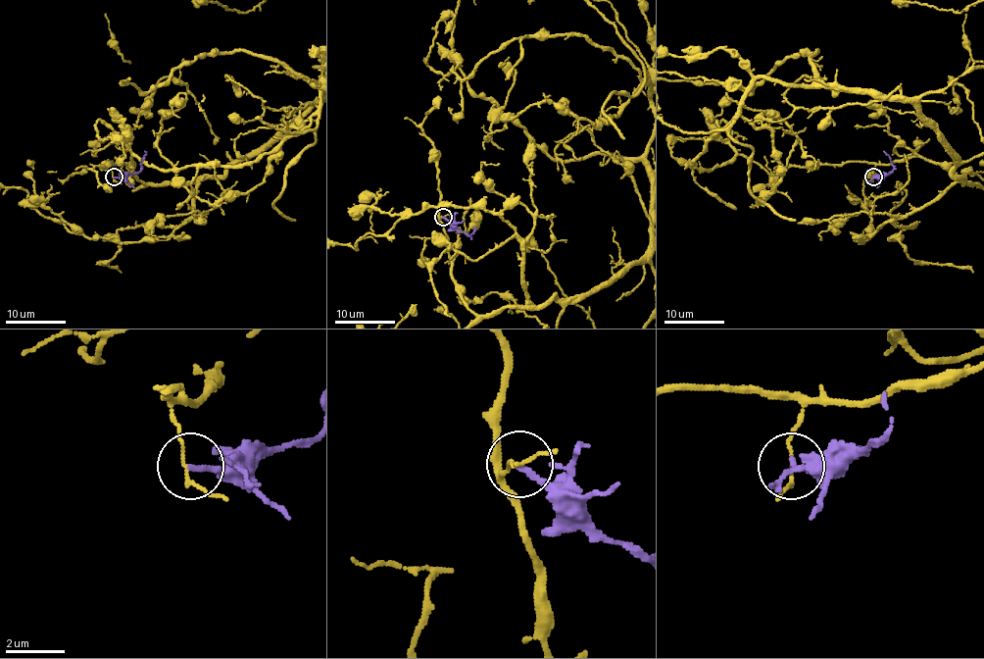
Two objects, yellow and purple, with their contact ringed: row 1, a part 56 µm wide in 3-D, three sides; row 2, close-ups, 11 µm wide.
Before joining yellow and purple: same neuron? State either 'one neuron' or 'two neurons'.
two neurons

